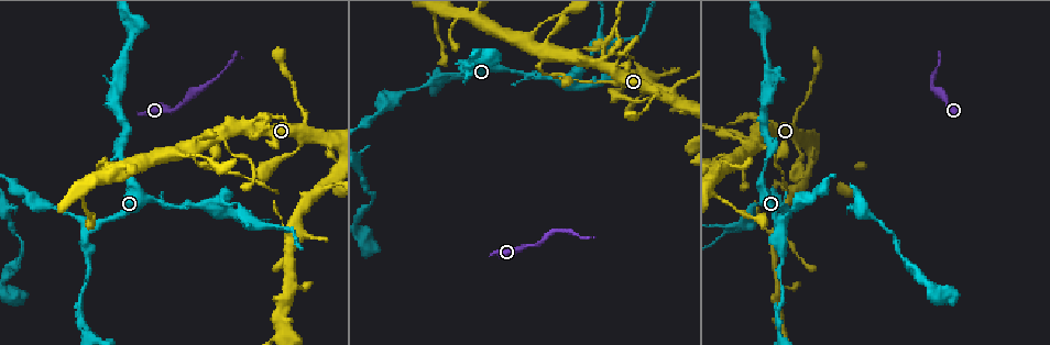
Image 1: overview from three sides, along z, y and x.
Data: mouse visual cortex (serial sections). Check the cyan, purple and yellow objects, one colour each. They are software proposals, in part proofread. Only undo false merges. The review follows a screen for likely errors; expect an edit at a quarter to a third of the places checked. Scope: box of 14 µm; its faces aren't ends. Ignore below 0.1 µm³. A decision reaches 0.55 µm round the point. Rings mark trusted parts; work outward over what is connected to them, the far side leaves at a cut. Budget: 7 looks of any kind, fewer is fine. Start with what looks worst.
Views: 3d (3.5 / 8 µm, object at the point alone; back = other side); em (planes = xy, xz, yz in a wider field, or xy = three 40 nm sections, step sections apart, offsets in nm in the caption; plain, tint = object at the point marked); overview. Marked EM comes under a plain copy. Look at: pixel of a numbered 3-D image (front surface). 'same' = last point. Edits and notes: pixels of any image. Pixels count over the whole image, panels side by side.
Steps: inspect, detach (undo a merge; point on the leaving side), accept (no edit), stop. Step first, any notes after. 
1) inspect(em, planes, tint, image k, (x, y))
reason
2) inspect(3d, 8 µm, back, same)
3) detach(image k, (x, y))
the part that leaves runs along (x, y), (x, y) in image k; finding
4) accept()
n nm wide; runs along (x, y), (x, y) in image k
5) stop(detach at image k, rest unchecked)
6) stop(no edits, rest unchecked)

inspect(3d, 8 µm, image 1, (202, 166))
sharp bend

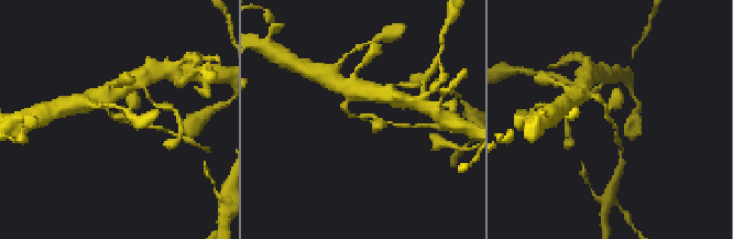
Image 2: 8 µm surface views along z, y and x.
inspect(em, planes, tint, image 2, (363, 118))

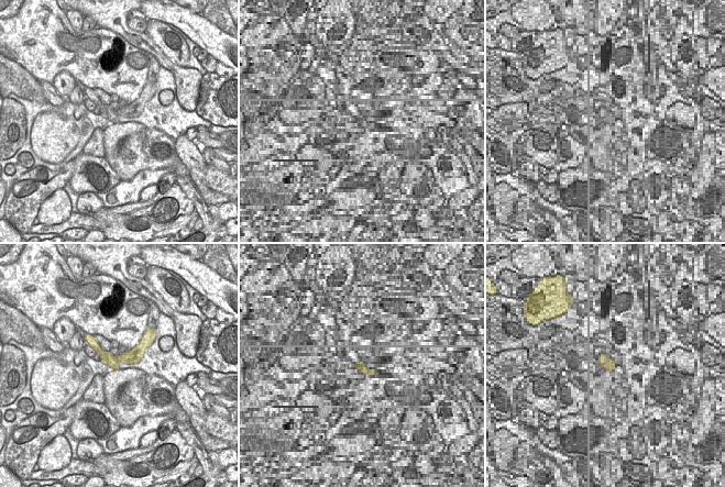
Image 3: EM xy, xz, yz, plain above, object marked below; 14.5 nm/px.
accept()
runs along (91, 342), (108, 358), (143, 345) in image 3; one cell here

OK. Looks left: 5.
inspect(3d, 3.5 µm, image 1, (437, 80))
a fork

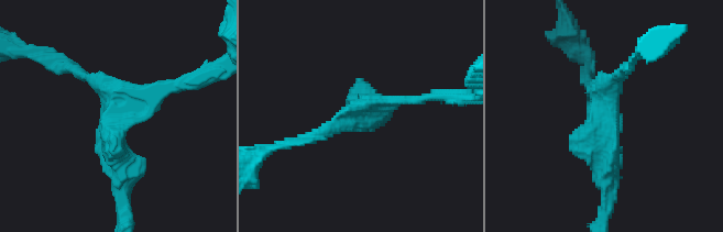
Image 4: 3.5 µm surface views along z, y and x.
inspect(em, xy, step 2, tint, image 4, (368, 113))
3 arms; arms of 150, 200, 400 nm

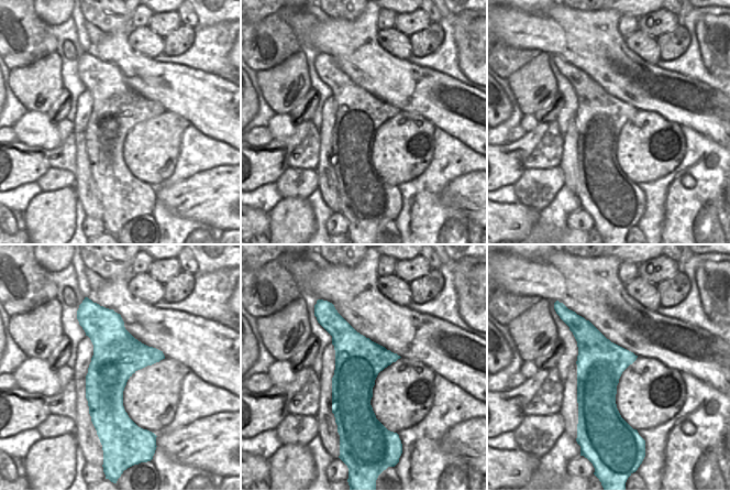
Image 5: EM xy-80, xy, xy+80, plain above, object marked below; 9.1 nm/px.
accept()
440 nm wide; runs along (182, 83), (114, 120), (124, 184) in image 4; all the same cell

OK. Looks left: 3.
inspect(3d, 3.5 µm, image 1, (779, 332))
arms part here

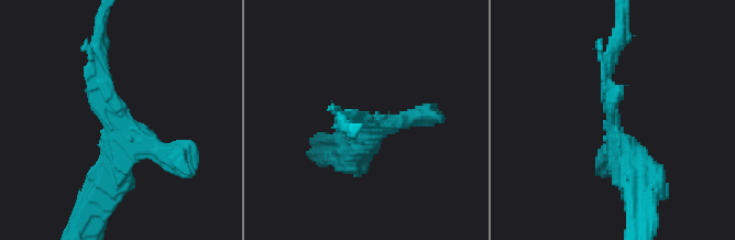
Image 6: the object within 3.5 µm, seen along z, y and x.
inspect(em, xy, step 3, tint, image 6, (367, 119))
3 arms; arms of 150, 250, 350 nm; shape alone is not enough

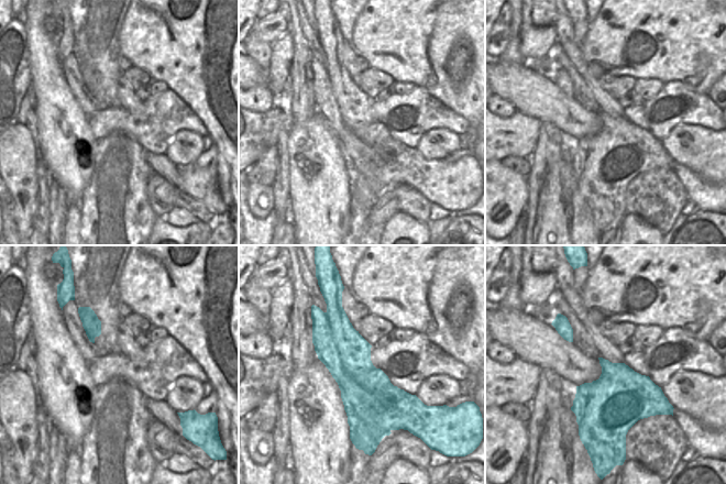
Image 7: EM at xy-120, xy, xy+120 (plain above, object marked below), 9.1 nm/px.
accept()
runs along (616, 52), (613, 133), (650, 171) in image 6; all the same cell

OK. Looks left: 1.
stop(no edits, rest unchecked)

